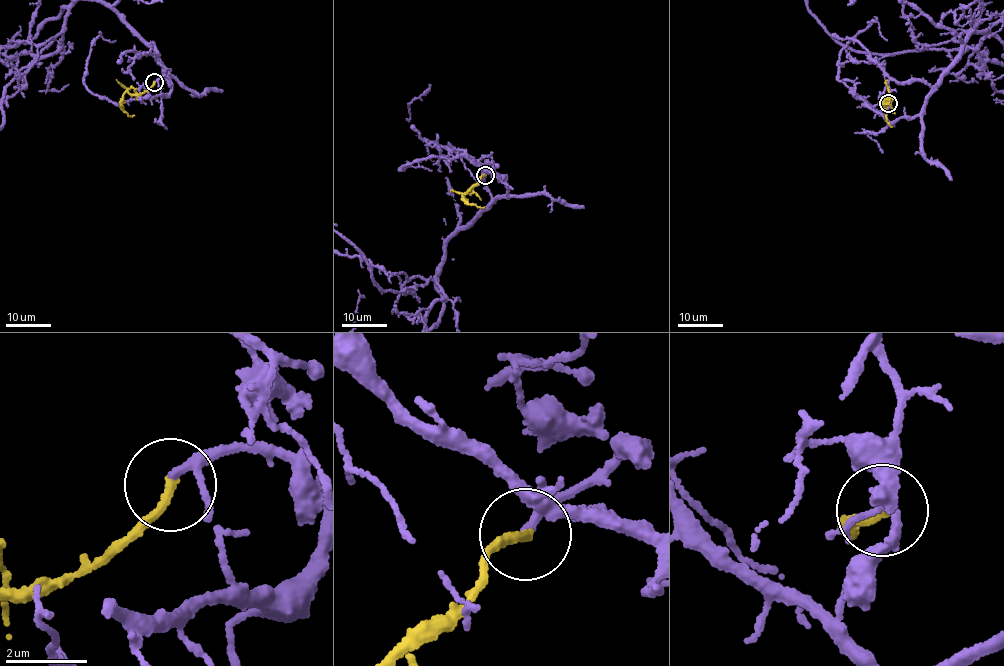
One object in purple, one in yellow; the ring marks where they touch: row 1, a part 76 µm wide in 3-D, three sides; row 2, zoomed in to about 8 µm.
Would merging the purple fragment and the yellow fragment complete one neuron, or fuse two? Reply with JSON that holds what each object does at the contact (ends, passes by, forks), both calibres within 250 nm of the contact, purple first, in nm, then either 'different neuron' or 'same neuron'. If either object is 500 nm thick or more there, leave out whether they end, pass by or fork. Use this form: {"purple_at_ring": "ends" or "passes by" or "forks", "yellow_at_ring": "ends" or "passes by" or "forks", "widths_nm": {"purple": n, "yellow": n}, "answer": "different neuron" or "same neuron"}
{"purple_at_ring": "passes by", "yellow_at_ring": "ends", "widths_nm": {"purple": 170, "yellow": 220}, "answer": "same neuron"}

